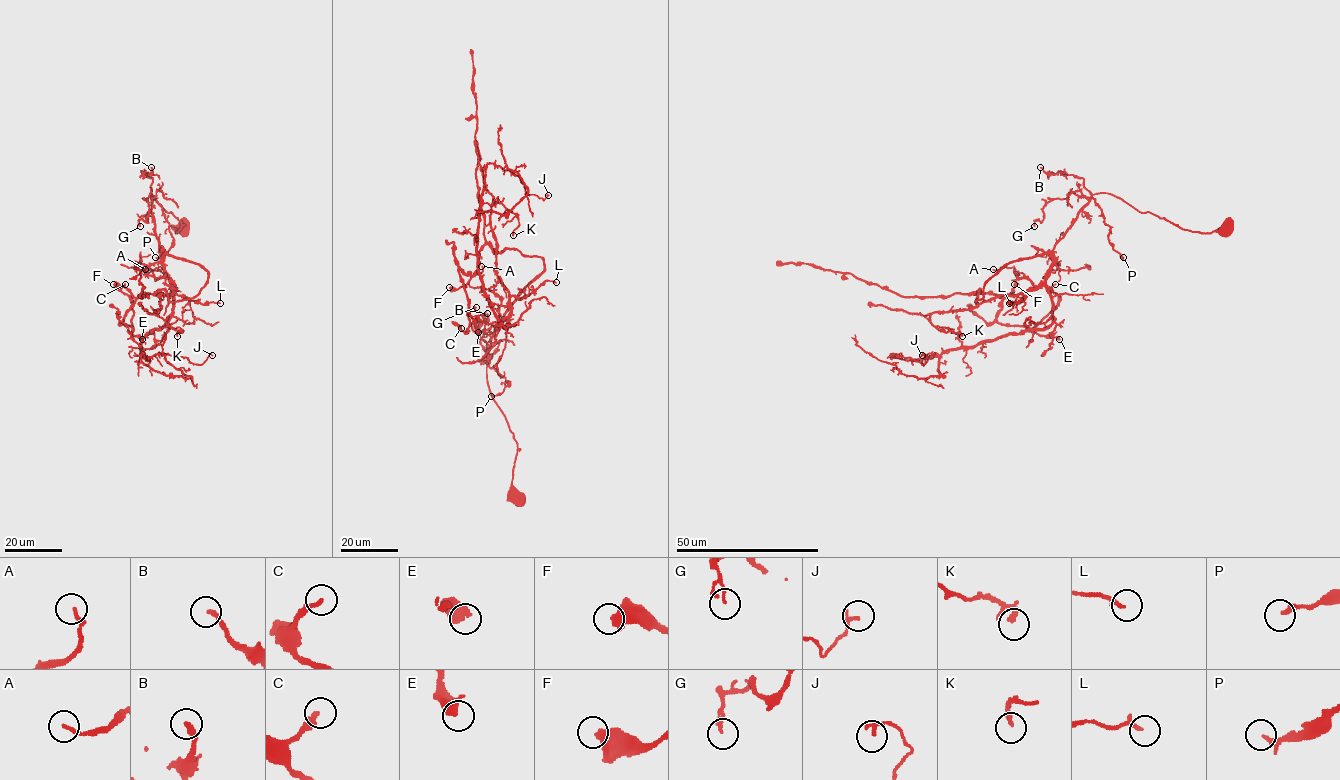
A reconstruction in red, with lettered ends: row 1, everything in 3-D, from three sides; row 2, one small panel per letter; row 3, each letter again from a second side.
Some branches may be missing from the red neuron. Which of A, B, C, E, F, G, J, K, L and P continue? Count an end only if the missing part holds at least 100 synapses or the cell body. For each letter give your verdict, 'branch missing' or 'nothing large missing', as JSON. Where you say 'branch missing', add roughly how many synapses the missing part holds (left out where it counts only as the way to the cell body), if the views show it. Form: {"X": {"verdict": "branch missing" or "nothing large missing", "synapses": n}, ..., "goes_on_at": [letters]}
{"A": {"verdict": "nothing large missing"}, "B": {"verdict": "nothing large missing"}, "C": {"verdict": "nothing large missing"}, "E": {"verdict": "nothing large missing"}, "F": {"verdict": "nothing large missing"}, "G": {"verdict": "nothing large missing"}, "J": {"verdict": "nothing large missing"}, "K": {"verdict": "nothing large missing"}, "L": {"verdict": "nothing large missing"}, "P": {"verdict": "nothing large missing"}, "goes_on_at": []}

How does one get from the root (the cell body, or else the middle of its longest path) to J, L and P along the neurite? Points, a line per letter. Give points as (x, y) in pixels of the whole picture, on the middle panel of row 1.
J: (518, 500), (517, 443), (486, 381), (494, 327), (509, 322), (478, 267), (486, 166), (548, 195)
L: (518, 500), (511, 483), (517, 443), (490, 393), (487, 353), (510, 297), (556, 282)
P: (518, 500), (511, 483), (517, 443), (490, 393), (488, 365), (509, 381), (491, 396)

